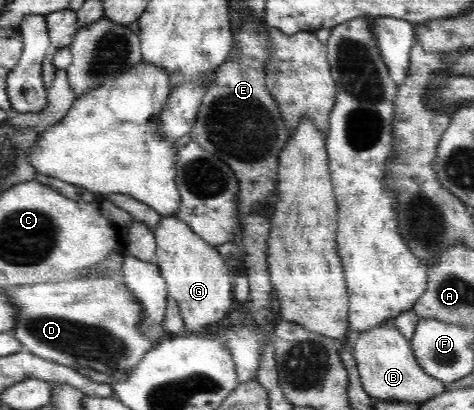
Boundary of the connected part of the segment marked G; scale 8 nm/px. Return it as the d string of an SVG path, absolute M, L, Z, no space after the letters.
M174 214L163 216L155 228L156 252L155 262L160 267L160 272L168 288L168 296L172 297L179 306L182 321L184 321L183 333L201 333L206 329L217 326L220 320L226 318L234 306L233 295L234 281L230 275L230 269L226 261L216 247L200 238L198 234Z

